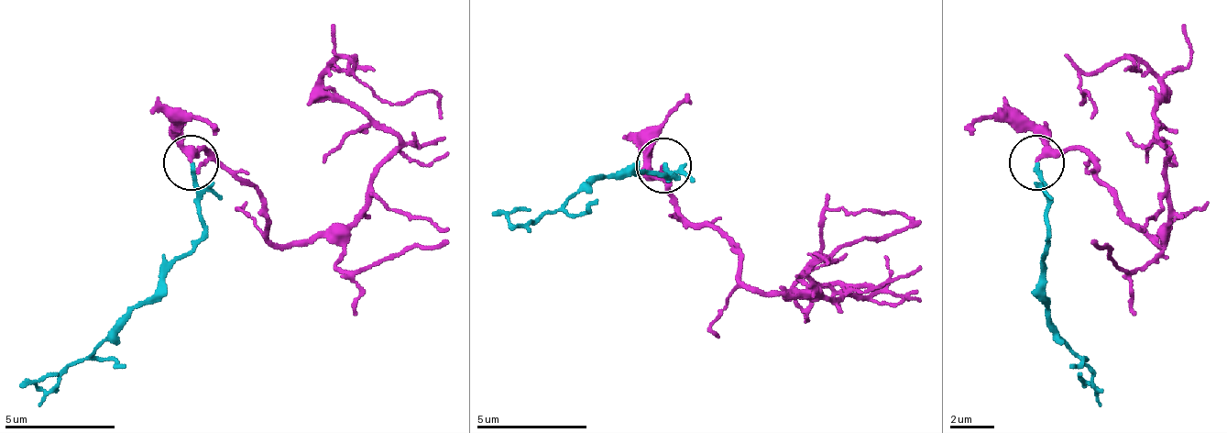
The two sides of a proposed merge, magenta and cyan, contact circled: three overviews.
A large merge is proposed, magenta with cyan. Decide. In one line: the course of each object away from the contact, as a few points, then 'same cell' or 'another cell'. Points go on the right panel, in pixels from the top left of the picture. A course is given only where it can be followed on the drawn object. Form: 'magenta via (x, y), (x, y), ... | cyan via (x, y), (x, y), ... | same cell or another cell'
magenta via (1037, 161), (1081, 150), (1159, 244), (1170, 205), (1154, 72), (1132, 56), (1081, 78), (1093, 116) | cyan via (1037, 161), (1048, 233), (1043, 316), (1081, 360), (1088, 388) | same cell

